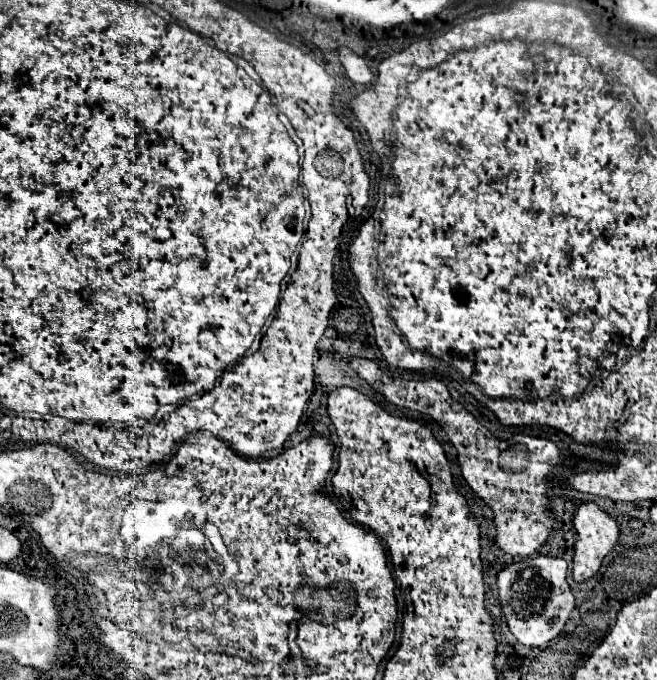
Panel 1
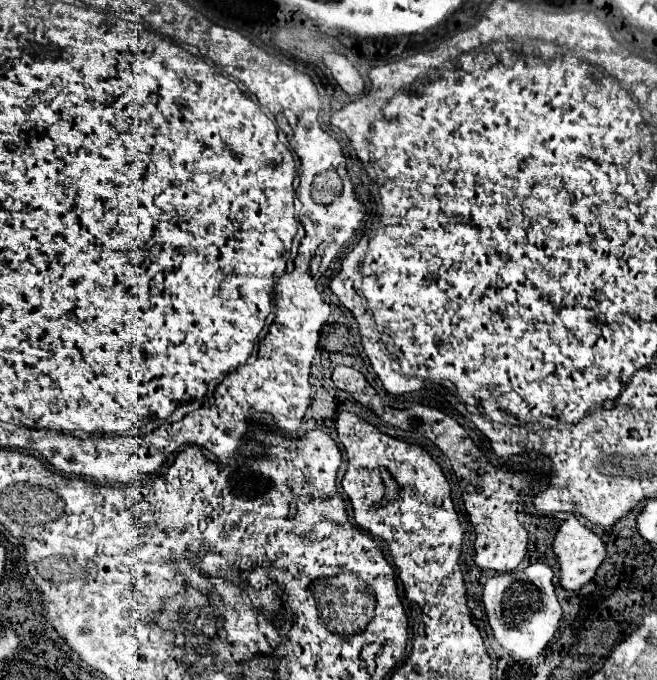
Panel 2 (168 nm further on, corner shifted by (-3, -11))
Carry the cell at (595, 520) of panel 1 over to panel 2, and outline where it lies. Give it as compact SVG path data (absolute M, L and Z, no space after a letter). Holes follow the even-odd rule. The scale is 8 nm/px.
M570 516L568 520L564 520L560 524L558 534L554 538L554 544L552 544L552 550L554 550L558 564L560 564L560 570L562 570L560 584L566 590L580 590L584 584L588 584L596 576L596 570L600 568L600 564L606 558L604 540L598 534L594 534L588 526L584 526L576 516Z

